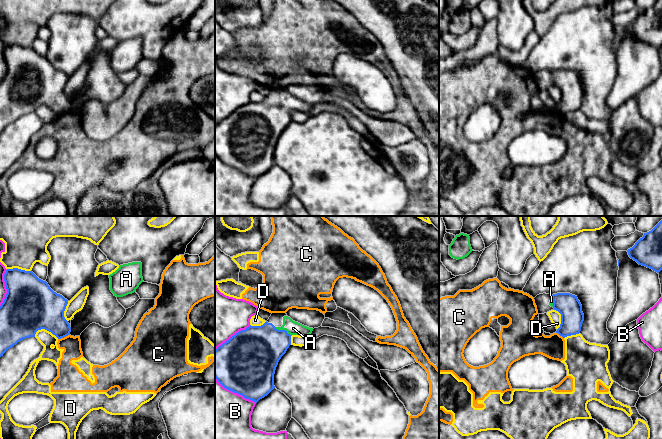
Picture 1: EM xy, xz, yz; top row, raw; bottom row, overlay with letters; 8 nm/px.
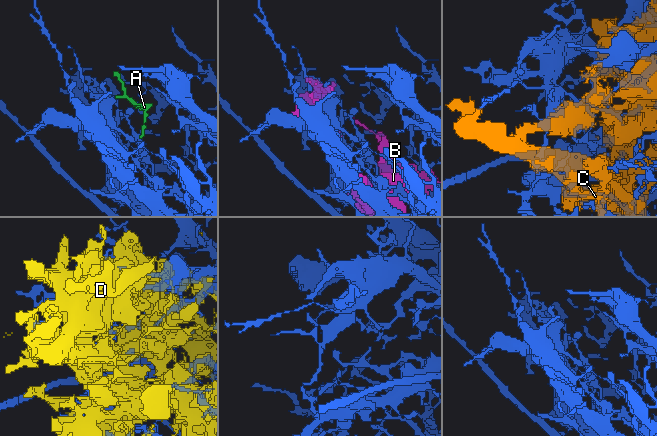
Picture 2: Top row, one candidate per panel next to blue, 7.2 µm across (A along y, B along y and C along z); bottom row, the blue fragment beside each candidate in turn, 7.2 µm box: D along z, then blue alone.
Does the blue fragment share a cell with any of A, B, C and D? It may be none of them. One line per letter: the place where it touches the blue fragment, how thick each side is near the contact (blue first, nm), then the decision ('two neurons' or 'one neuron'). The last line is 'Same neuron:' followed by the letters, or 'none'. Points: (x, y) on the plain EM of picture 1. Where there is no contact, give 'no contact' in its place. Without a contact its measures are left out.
A: xz (283, 106) | 360/110 nm | one neuron
B: xz (235, 168) | 480/480 nm | two neurons
C: xy (63, 113) | 280/140 nm | two neurons
D: xy (46, 105) | 420/120 nm | two neurons
Same neuron: A

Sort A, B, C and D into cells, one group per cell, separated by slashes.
A / B / C D

